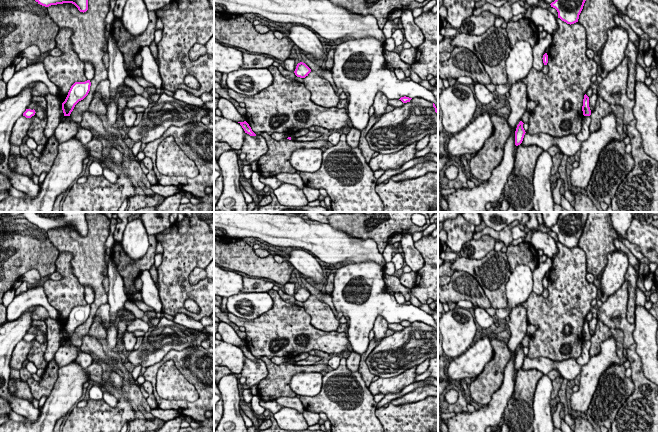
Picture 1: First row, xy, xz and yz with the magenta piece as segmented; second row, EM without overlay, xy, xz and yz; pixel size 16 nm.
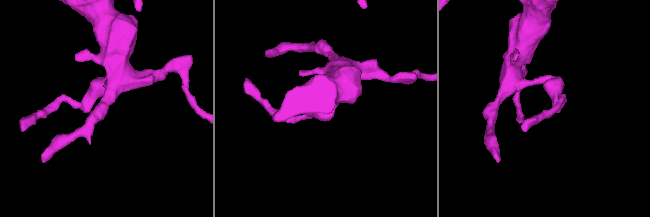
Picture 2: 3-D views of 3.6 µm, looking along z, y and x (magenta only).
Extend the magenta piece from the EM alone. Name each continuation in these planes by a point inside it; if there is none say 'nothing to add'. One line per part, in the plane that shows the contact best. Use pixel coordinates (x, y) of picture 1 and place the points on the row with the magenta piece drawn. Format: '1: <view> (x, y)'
nothing to add

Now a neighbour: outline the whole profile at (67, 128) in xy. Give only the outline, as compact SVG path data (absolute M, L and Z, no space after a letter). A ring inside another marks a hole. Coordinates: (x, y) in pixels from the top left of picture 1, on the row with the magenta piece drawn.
M64 116L54 131L54 136L60 144L75 137L81 128L80 123L74 122L70 116Z

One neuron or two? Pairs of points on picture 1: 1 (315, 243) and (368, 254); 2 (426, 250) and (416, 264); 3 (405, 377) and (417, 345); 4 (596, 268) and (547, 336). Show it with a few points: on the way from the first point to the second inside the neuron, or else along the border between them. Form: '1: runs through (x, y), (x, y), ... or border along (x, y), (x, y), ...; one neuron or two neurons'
1: runs through (328, 244), (355, 250); one neuron
2: border along (413, 242), (423, 259), (423, 266), (416, 273); two neurons
3: border along (416, 365), (397, 375), (386, 378); two neurons
4: border along (581, 249), (585, 254), (587, 272); two neurons

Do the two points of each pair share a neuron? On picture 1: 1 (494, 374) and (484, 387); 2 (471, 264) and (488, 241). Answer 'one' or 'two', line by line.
1: one
2: two

